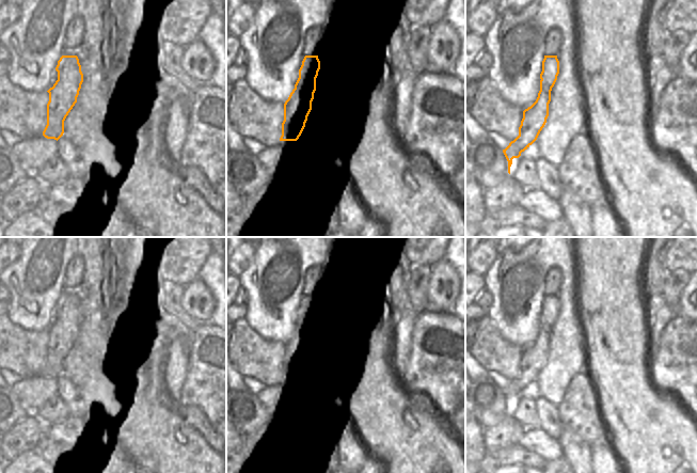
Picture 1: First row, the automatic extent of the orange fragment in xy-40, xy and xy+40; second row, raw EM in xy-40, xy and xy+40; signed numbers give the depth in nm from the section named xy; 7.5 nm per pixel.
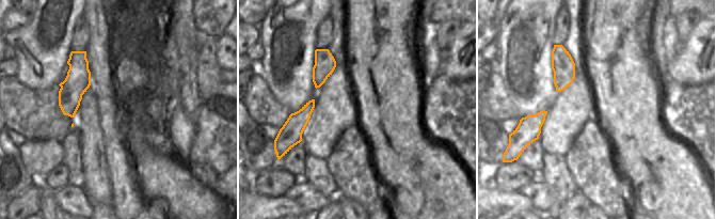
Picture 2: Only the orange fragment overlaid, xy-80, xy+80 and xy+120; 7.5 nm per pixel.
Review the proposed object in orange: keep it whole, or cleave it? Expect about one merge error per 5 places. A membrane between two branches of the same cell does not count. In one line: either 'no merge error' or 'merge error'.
merge error

